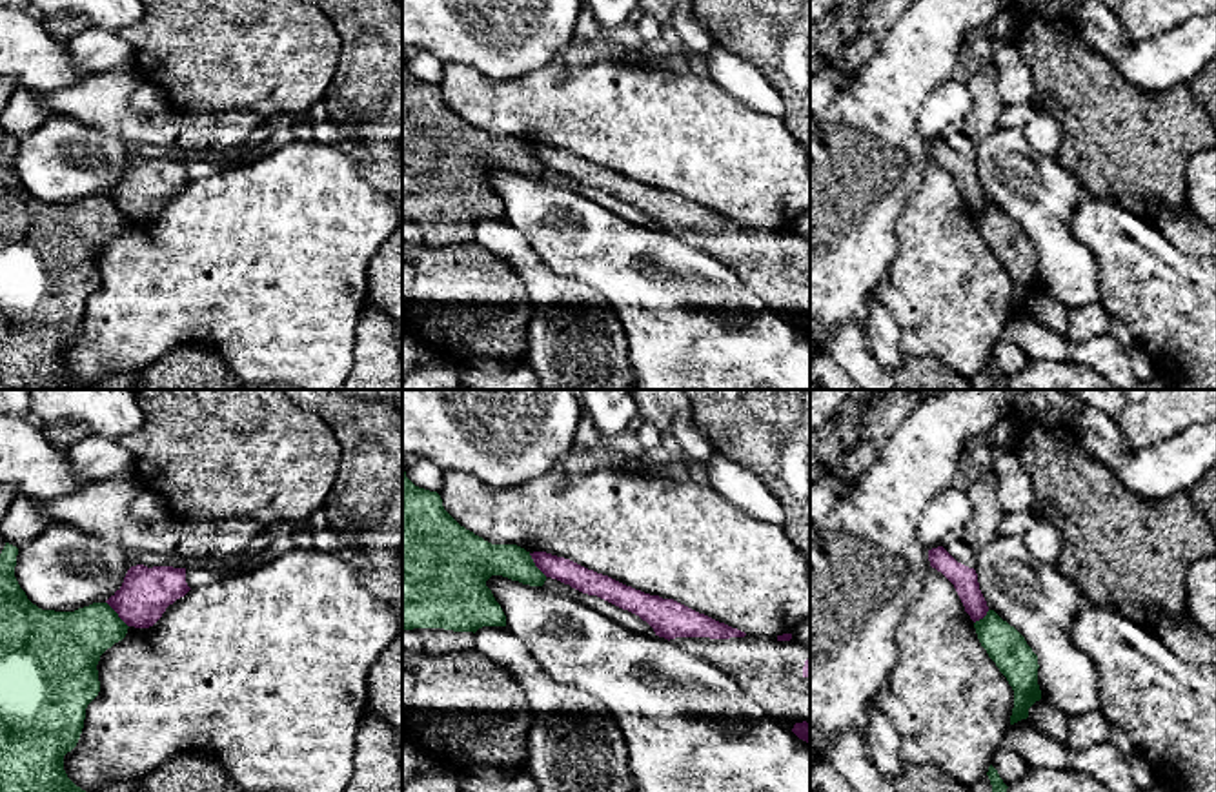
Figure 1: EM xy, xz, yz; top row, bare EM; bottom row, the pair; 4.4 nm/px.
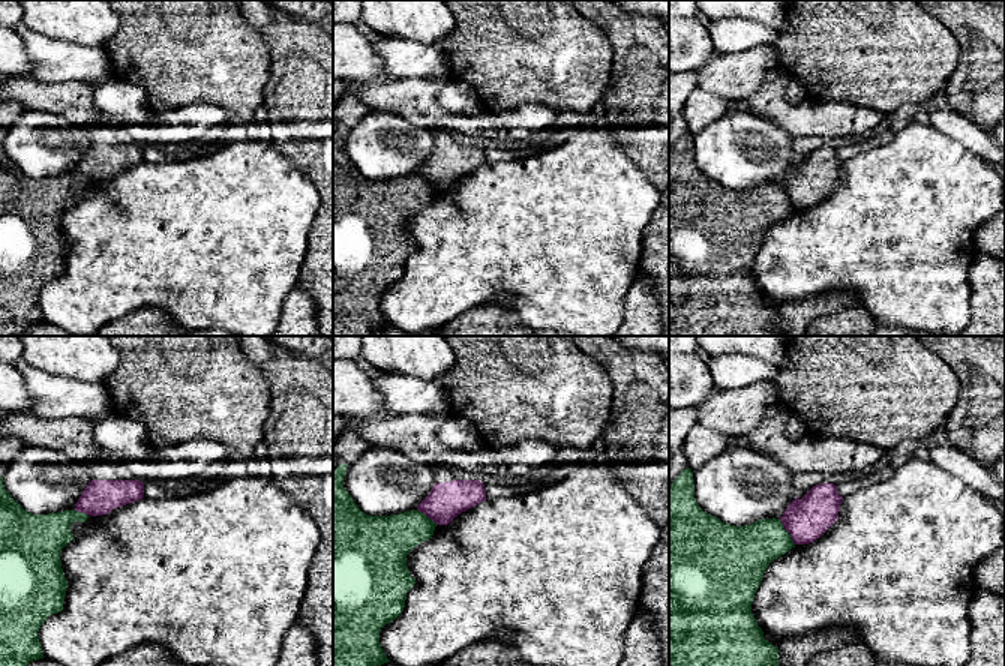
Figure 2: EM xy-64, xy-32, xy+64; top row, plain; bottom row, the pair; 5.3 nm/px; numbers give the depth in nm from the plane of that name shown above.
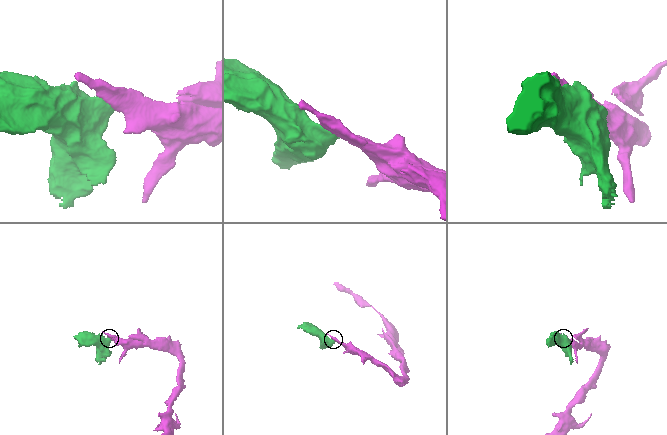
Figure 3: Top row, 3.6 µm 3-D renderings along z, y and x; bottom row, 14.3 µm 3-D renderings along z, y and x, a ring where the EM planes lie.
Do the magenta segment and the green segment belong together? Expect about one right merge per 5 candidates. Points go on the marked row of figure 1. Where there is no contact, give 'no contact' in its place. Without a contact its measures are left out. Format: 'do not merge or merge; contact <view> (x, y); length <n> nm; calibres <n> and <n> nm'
do not merge; contact xy (117, 612); length 160 nm; calibres 220 and 280 nm

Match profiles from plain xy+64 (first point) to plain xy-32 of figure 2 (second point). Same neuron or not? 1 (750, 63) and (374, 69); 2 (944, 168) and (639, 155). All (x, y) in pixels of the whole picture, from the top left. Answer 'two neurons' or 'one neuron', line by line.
1: one neuron
2: two neurons

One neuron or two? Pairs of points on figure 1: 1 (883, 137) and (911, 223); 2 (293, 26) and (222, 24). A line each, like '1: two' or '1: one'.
1: two
2: one

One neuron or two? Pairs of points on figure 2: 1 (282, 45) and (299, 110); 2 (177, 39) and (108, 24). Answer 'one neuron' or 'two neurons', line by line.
1: one neuron
2: two neurons

